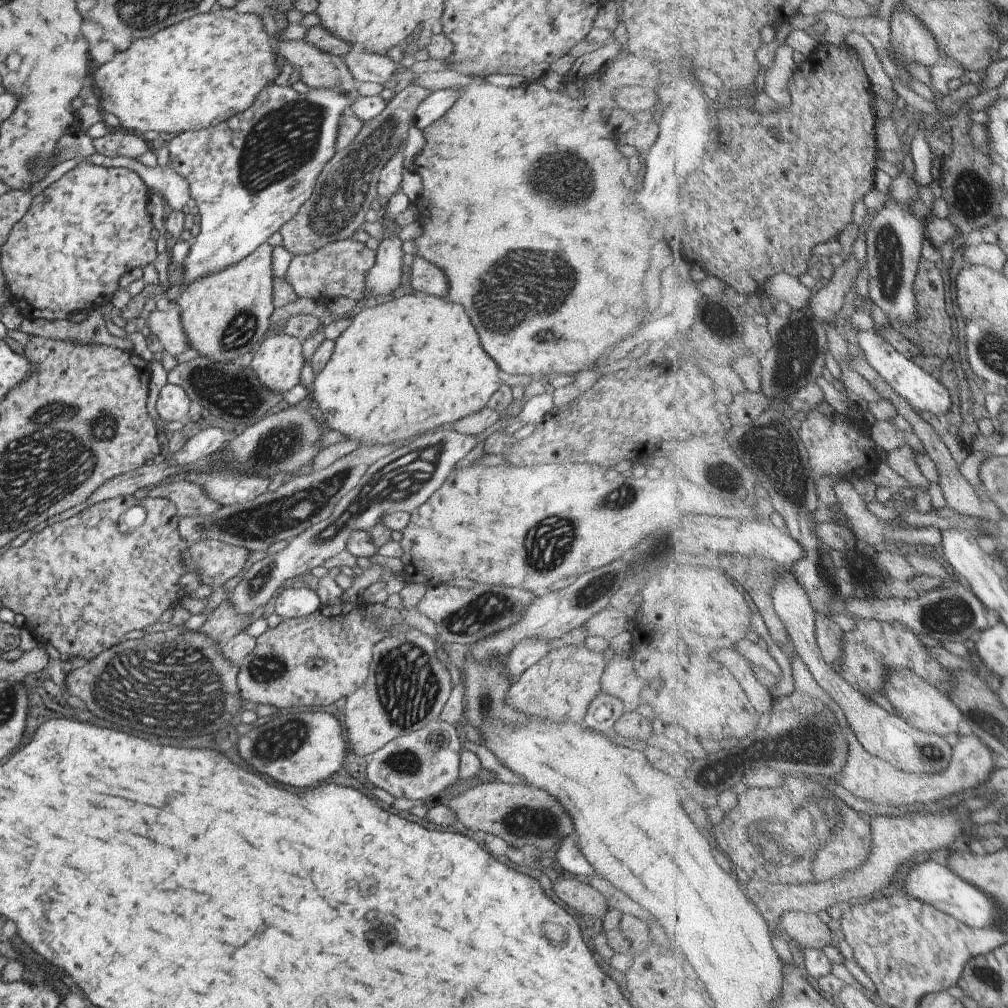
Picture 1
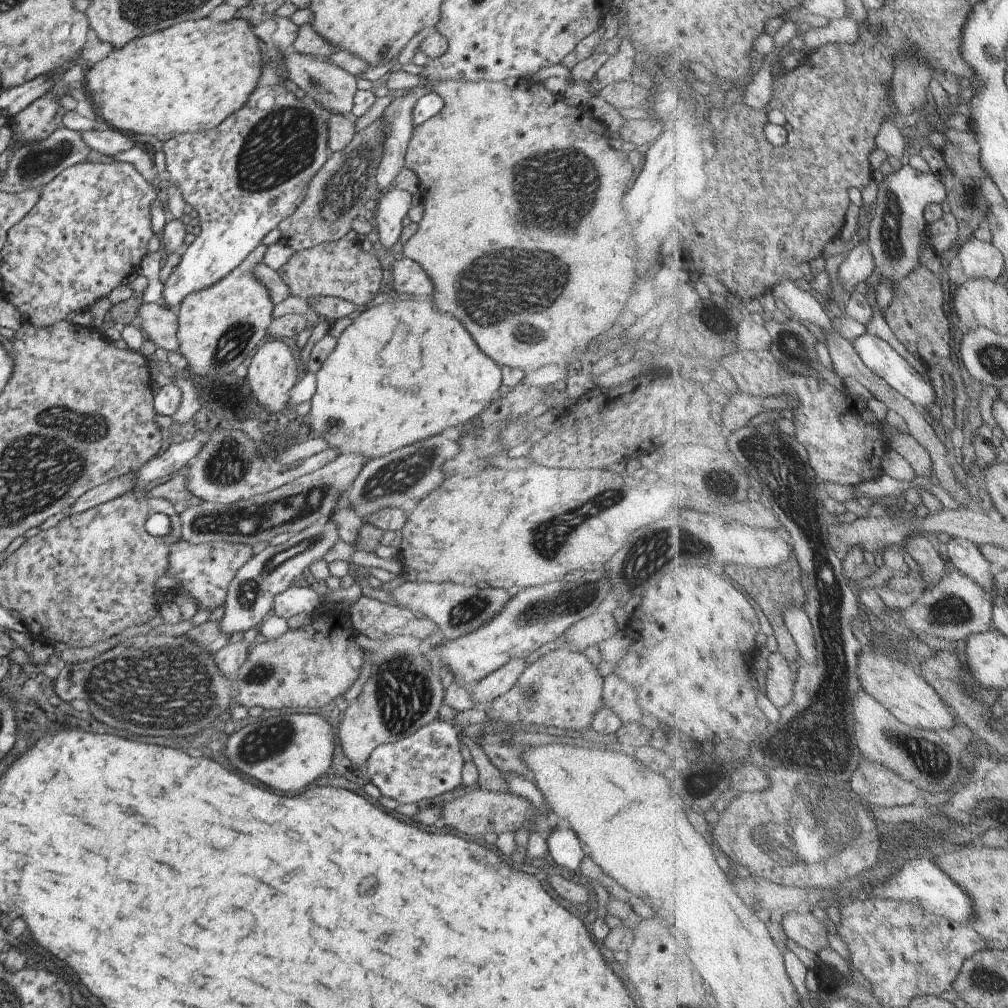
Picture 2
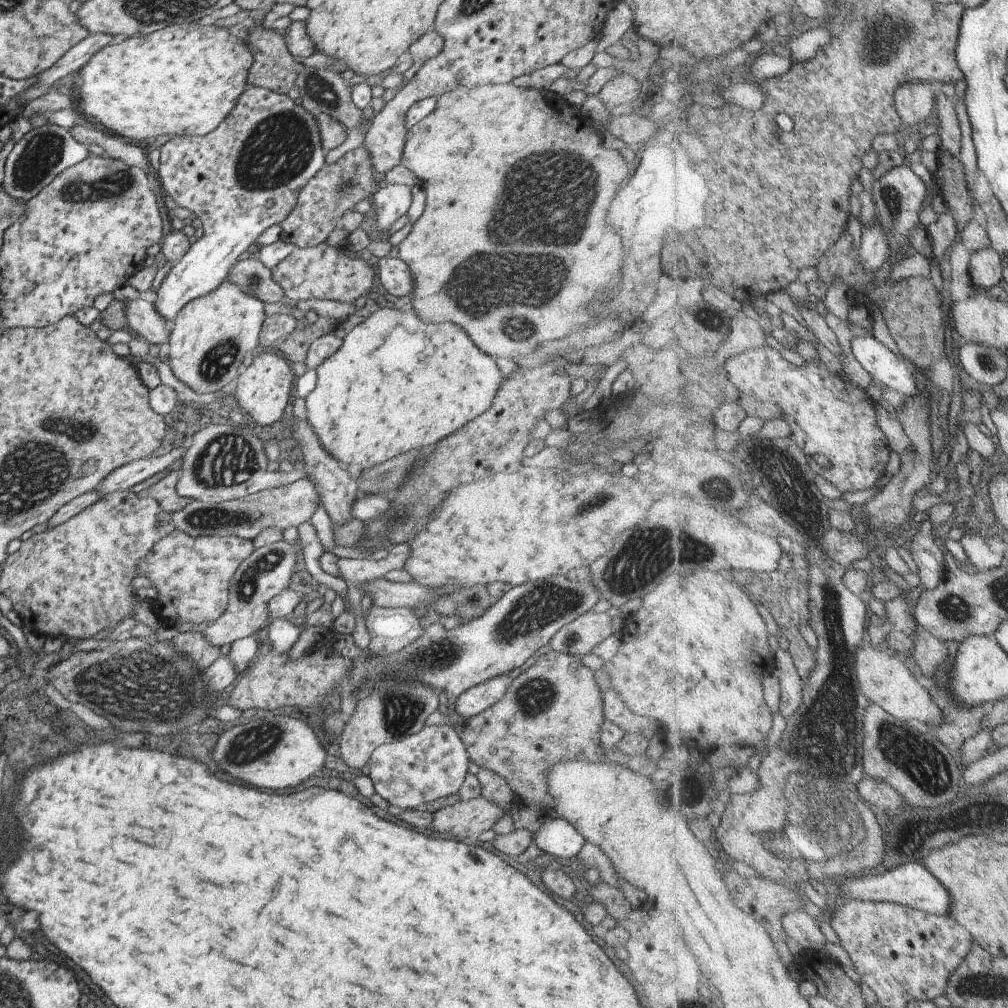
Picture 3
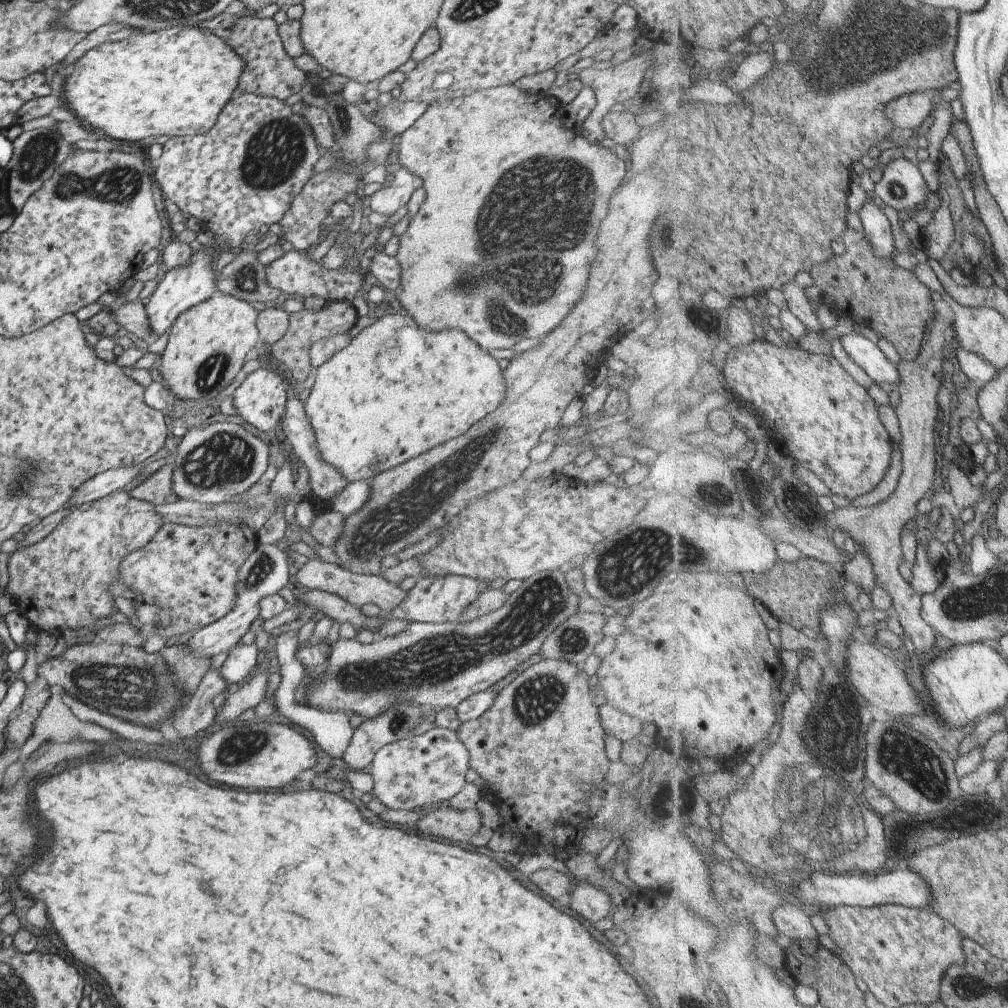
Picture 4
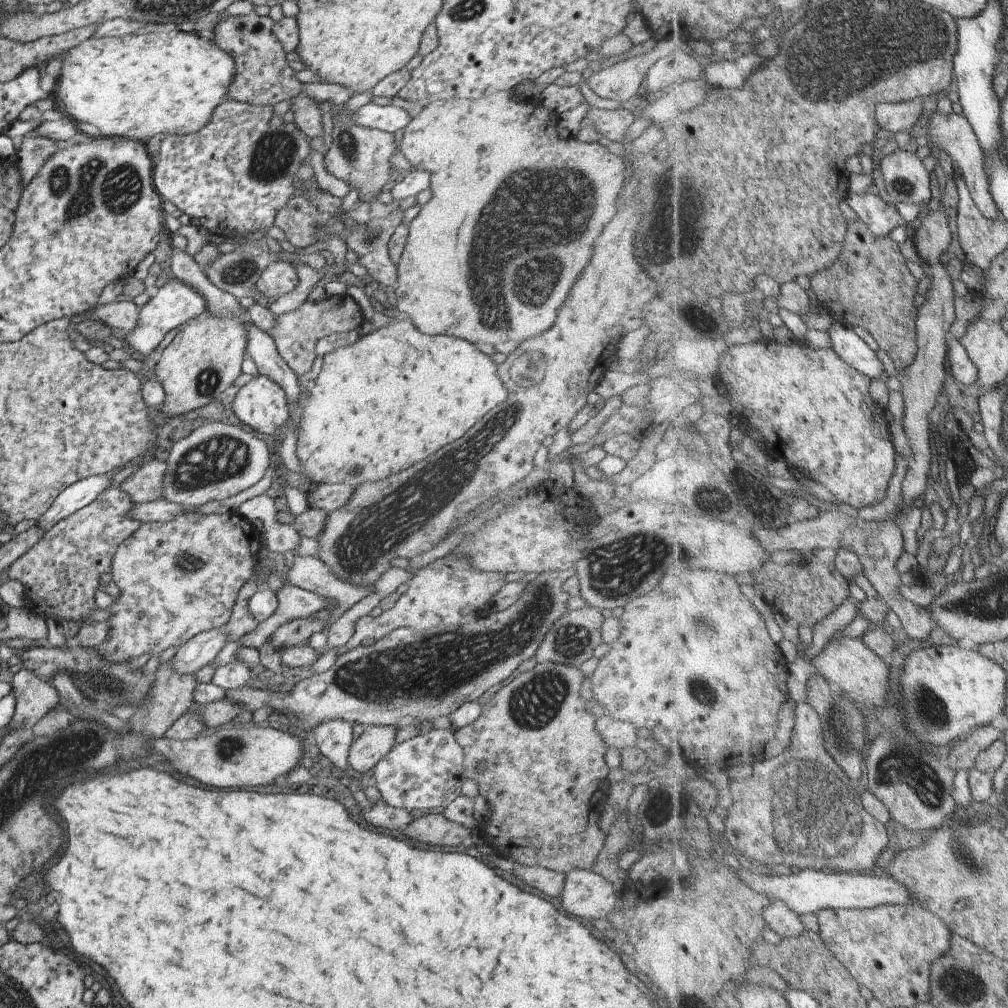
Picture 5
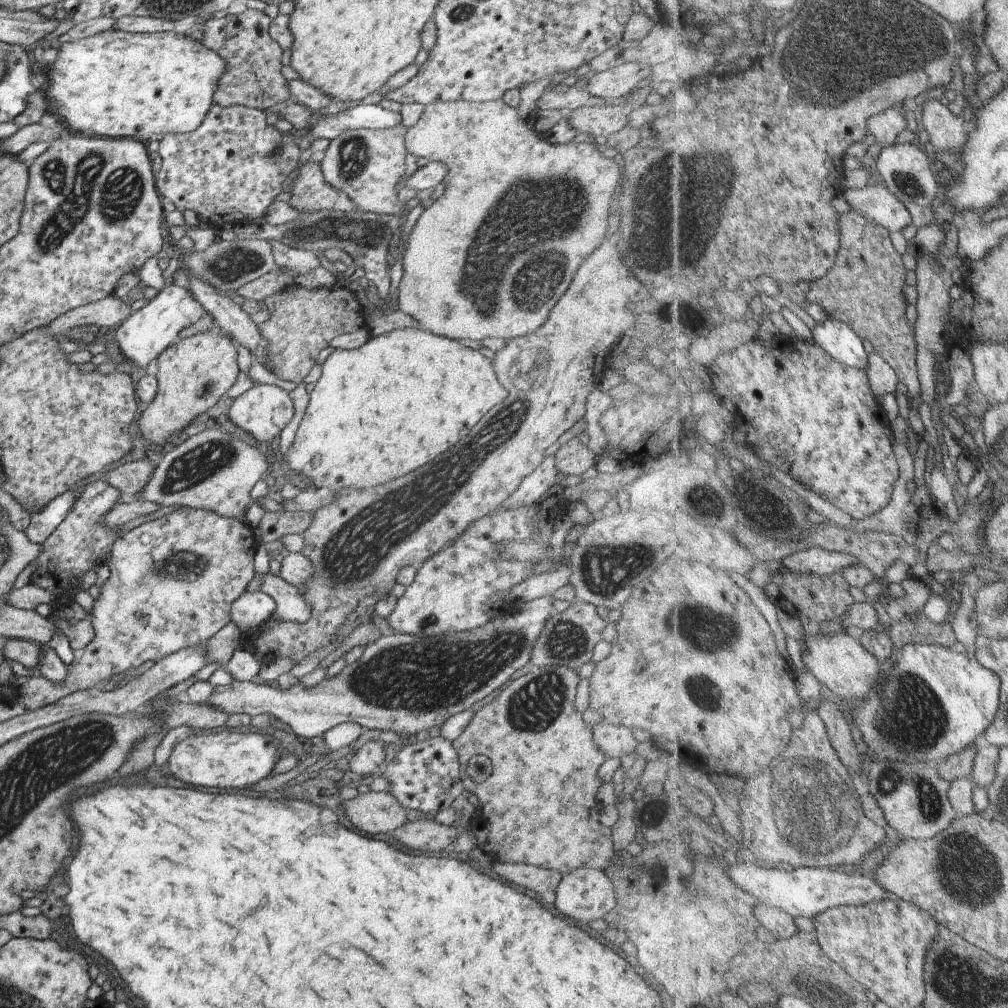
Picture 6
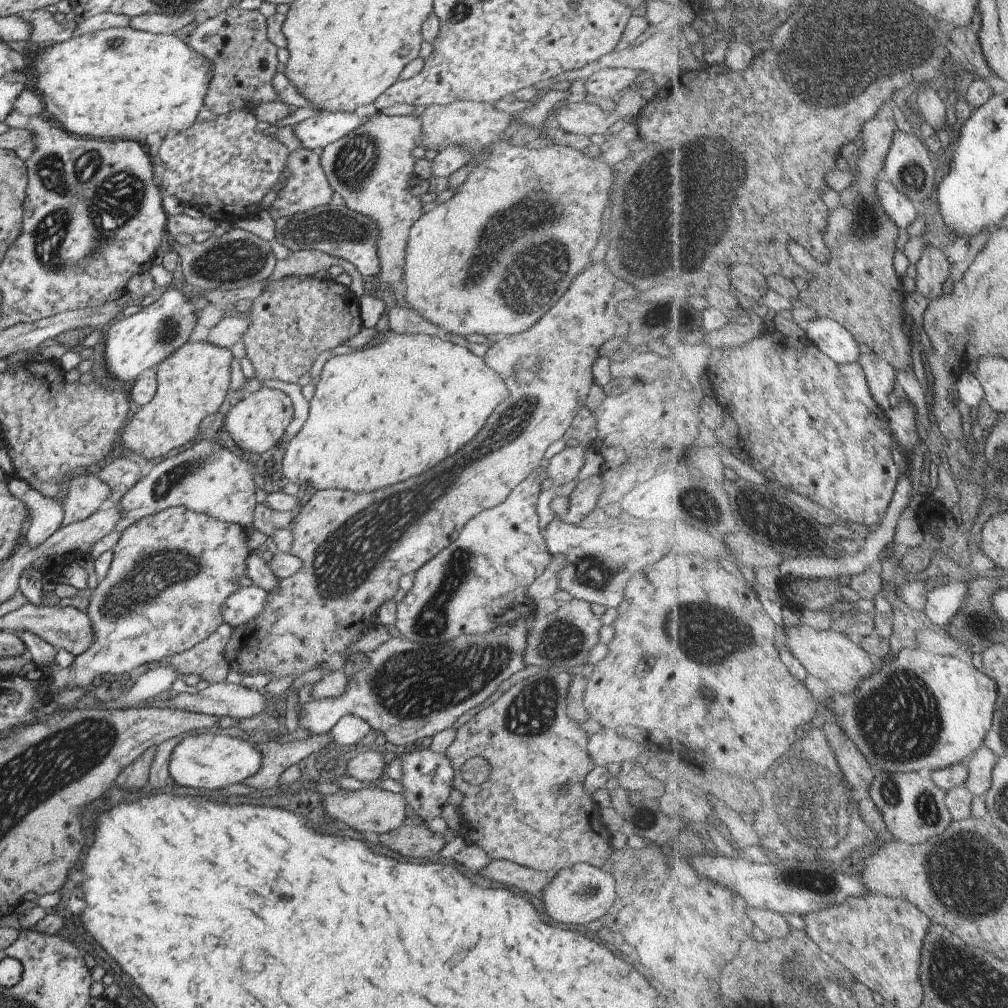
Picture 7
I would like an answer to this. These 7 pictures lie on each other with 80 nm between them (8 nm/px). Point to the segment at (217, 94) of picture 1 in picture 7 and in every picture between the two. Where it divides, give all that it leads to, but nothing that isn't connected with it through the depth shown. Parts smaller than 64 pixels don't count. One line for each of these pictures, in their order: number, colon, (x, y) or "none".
2: (187, 78)
3: (181, 80)
4: (174, 81)
5: (164, 81)
6: (115, 84)
7: (120, 83)

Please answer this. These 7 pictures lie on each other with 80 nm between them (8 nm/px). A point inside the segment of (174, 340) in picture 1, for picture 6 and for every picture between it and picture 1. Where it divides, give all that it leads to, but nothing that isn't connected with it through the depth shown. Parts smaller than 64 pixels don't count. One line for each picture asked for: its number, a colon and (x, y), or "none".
2: (158, 325)
3: (142, 320)
4: (130, 315)
5: (119, 313)
6: (109, 311)

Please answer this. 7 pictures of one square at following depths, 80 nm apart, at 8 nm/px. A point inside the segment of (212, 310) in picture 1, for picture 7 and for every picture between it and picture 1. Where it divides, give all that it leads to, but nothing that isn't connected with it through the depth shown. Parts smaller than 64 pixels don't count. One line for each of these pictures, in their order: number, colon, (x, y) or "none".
2: (219, 326)
3: (208, 338)
4: (207, 345)
5: (204, 358)
6: (192, 373)
7: (191, 383)

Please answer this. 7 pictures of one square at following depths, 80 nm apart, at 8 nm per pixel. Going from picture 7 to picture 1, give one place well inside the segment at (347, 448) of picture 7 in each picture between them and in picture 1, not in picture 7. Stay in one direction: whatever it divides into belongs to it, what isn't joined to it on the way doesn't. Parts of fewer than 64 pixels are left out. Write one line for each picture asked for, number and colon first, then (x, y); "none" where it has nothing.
1: (412, 363)
2: (387, 384)
3: (396, 384)
4: (394, 391)
5: (351, 430)
6: (376, 412)

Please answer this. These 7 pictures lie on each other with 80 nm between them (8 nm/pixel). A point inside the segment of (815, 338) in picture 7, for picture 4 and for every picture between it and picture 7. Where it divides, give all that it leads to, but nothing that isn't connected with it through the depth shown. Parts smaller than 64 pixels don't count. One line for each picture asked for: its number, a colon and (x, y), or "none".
4: (867, 355)
5: (846, 342)
6: (838, 339)

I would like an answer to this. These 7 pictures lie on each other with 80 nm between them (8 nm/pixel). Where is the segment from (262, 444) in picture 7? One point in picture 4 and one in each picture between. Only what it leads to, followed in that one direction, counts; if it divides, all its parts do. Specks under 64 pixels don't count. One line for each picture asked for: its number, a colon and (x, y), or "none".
4: (260, 398)
5: (260, 403)
6: (262, 411)

